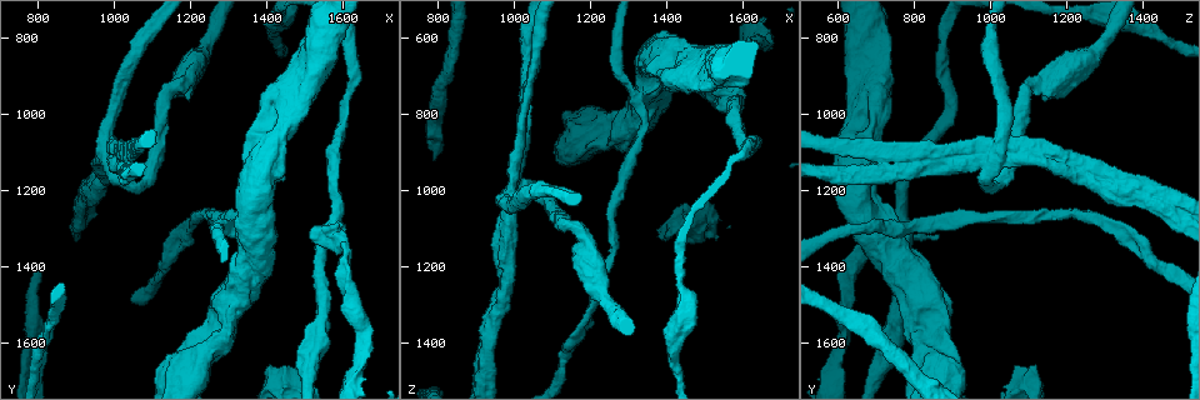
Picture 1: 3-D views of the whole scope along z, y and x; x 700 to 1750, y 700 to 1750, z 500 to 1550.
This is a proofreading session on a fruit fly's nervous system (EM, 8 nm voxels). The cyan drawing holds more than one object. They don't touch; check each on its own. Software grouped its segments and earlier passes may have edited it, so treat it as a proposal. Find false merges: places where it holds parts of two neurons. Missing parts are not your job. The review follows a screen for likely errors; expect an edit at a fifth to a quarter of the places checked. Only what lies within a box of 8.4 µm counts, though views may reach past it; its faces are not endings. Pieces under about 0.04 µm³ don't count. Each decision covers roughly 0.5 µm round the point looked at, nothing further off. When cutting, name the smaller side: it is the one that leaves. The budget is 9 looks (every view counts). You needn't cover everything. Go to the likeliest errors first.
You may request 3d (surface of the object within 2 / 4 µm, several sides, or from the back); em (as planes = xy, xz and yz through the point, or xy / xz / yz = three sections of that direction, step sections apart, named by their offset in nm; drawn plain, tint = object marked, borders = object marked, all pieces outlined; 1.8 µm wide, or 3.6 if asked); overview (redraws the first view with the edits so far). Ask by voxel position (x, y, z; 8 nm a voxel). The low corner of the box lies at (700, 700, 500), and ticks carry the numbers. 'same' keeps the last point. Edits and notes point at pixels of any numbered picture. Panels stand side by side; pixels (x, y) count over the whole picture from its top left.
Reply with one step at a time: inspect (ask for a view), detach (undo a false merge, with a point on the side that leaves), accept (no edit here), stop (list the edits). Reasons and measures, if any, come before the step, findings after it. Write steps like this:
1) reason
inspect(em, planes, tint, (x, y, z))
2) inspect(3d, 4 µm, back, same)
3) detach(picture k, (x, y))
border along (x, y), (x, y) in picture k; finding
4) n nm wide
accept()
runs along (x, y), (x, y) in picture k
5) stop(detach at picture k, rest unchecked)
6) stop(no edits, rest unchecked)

two arms in line, one across
inspect(em, 3.6 µm, planes, tint, (1030, 1125, 775))

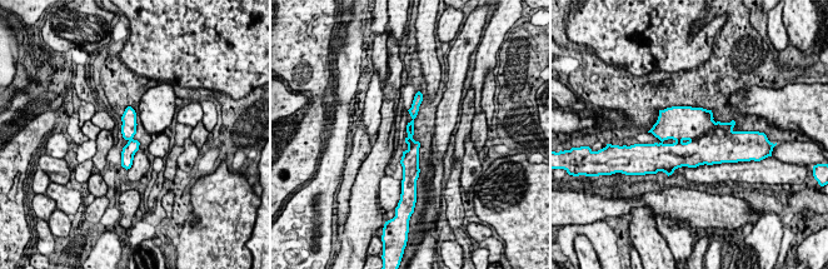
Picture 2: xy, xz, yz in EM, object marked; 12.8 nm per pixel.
160 nm wide
accept()
runs along (415, 104), (410, 125), (409, 175) in picture 2; continuous, no second neuron

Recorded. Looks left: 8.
two arms at a narrow angle
inspect(3d, 2 µm, back, (990, 1150, 995))

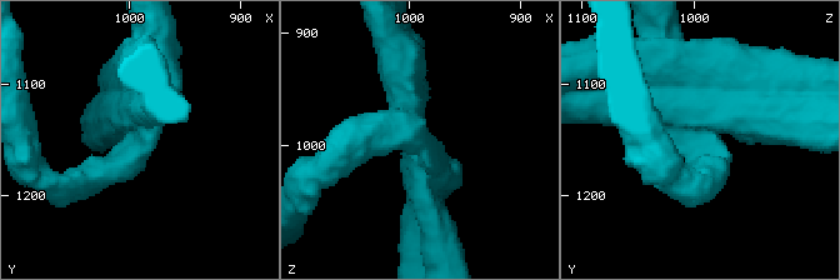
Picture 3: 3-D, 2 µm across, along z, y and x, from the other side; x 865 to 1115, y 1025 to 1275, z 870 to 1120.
inspect(em, planes, plain, (992, 1146, 996))

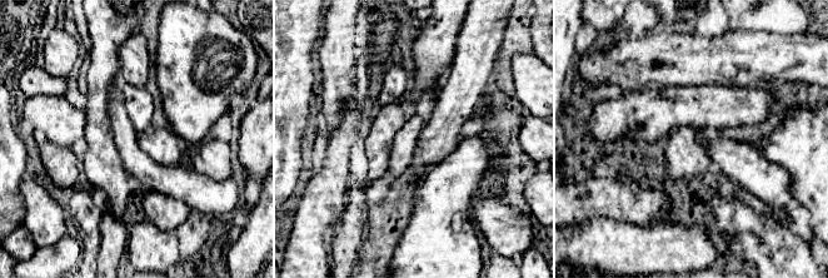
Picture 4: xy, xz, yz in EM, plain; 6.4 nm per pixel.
where the object lies
inspect(em, planes, tint, same)

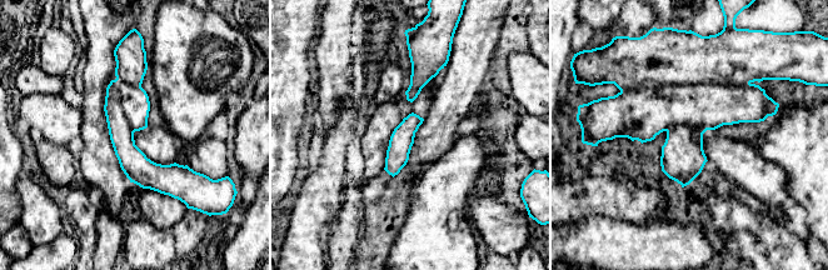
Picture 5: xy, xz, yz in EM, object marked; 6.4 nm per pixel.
150 nm wide
detach(picture 5, (121, 134))
the part that leaves runs along (111, 86), (124, 146), (154, 176), (194, 176) in picture 5; a second neuron is stuck on

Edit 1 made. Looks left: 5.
abrupt turn
inspect(em, 3.6 µm, xy, step 4, tint, (1350, 1315, 745))

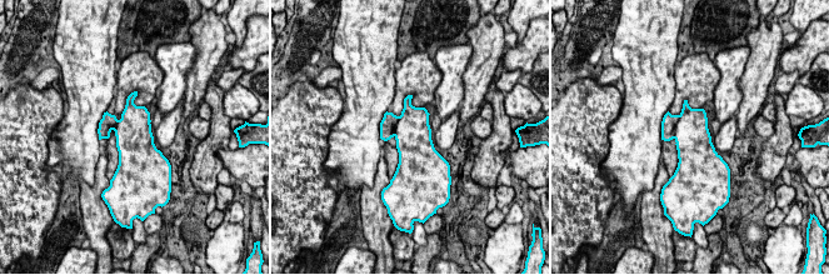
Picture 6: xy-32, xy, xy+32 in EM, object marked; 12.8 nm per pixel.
cut it another way
inspect(em, 3.6 µm, planes, tint, same)

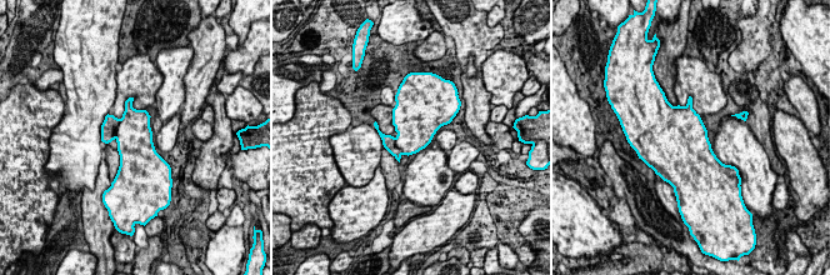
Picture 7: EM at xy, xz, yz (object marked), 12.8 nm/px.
detach(picture 7, (109, 126))
border along (120, 119), (114, 138) in picture 7; two neurons meet here

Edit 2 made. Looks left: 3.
redraw
inspect(overview)

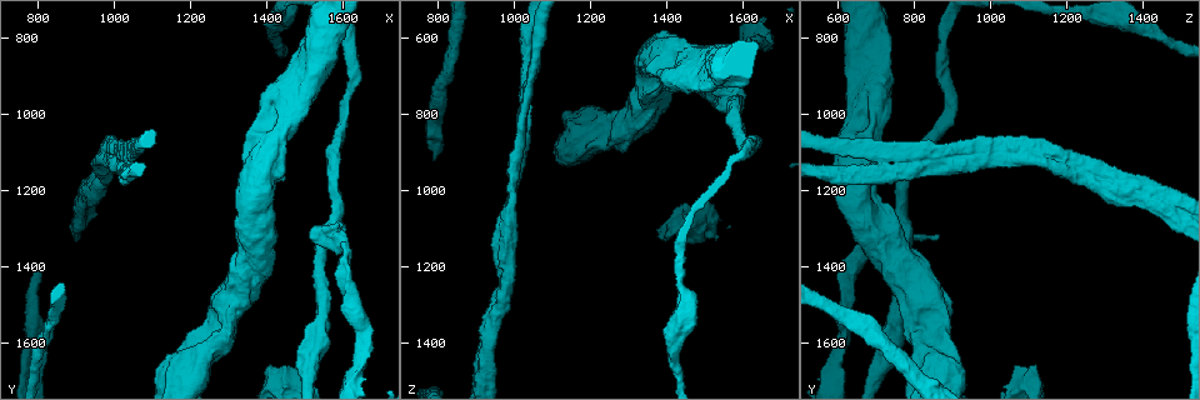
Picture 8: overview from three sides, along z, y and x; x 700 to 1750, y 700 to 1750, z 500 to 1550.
side arm on a straight run
inspect(em, planes, borders, (1575, 1300, 765))

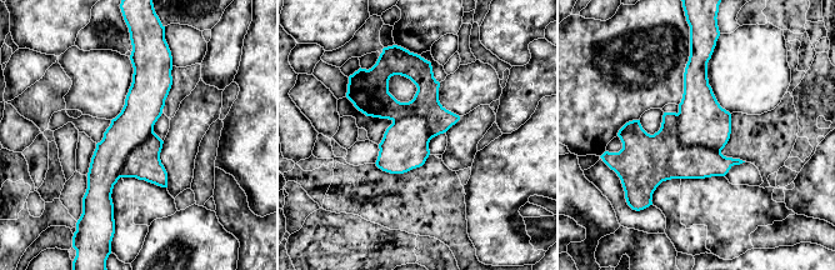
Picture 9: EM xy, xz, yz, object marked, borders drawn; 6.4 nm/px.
detach(picture 9, (651, 159))
border along (676, 114), (683, 144), (720, 153) in picture 9; two neurons meet here

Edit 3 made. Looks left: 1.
stop(detach at picture 5, detach at picture 7, detach at picture 9, rest unchecked)

